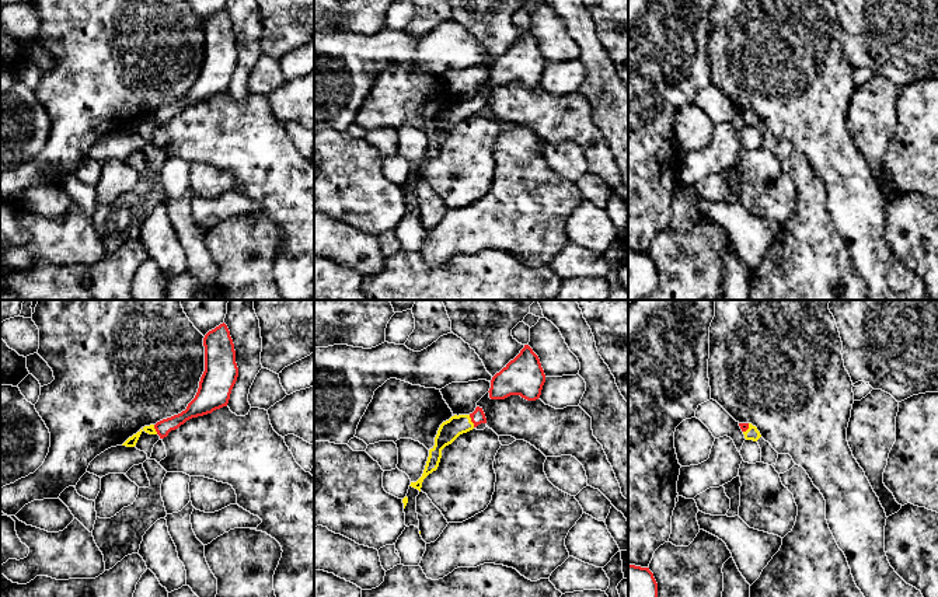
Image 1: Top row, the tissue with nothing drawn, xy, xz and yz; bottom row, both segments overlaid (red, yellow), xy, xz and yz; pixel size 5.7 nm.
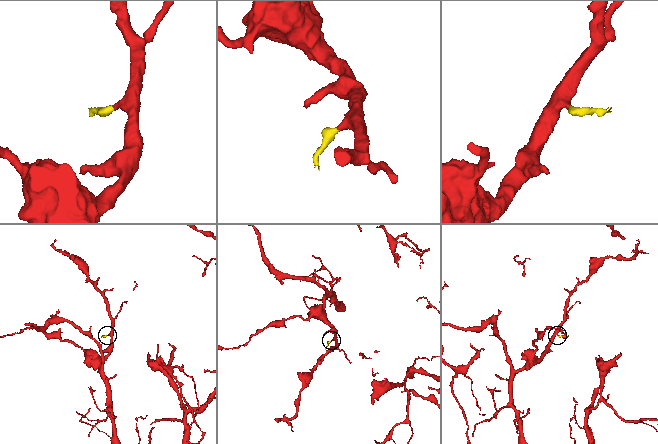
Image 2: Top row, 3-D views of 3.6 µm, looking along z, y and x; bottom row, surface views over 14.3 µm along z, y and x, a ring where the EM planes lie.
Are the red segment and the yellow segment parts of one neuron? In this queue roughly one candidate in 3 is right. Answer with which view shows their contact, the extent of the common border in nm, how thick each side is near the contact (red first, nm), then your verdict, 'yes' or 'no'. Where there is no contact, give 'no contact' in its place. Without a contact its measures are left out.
xz | 80 nm | 80/120 nm | yes

